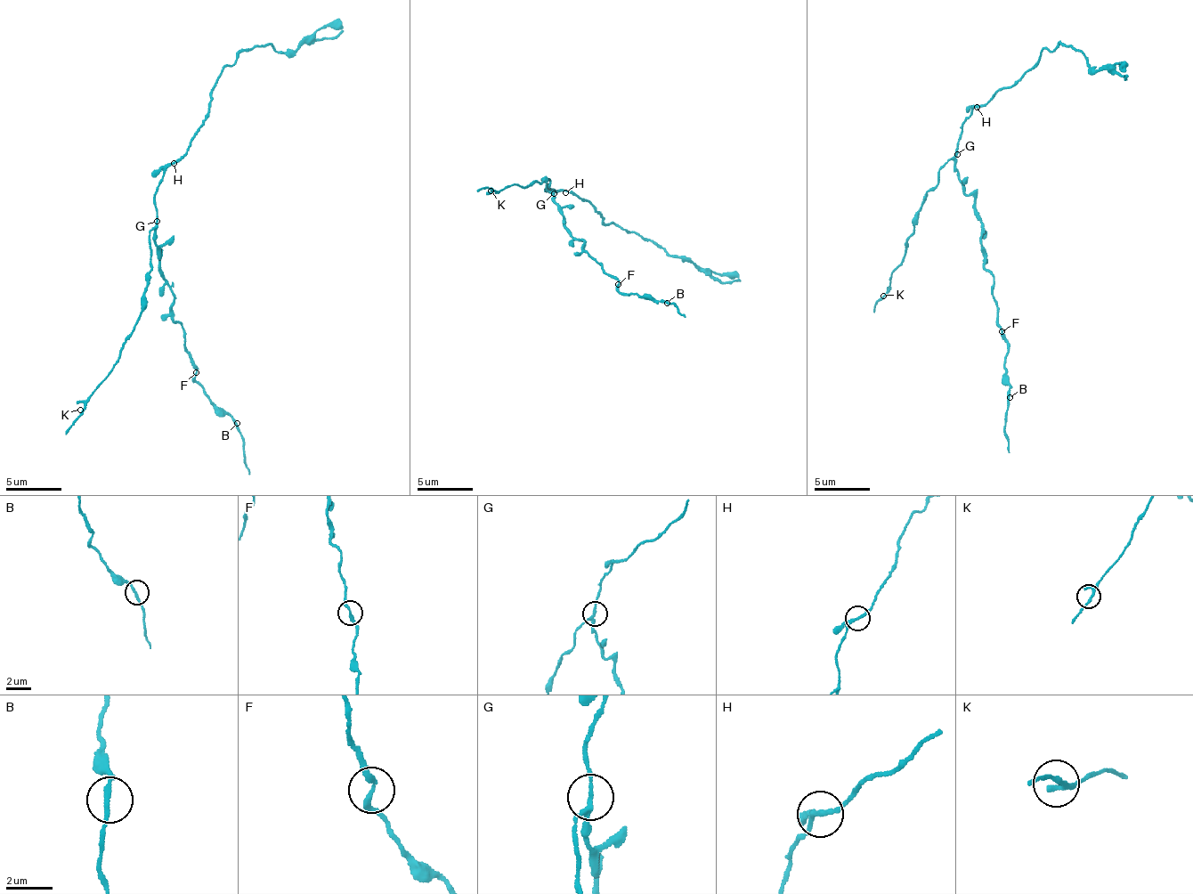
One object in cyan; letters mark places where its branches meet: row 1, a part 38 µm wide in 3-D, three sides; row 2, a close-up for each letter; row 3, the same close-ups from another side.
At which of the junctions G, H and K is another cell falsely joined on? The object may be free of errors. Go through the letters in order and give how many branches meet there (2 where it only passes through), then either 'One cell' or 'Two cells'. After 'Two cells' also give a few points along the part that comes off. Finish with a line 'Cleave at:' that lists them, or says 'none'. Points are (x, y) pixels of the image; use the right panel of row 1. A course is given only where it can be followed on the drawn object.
G: Branches: 3. Two cells. Course of the part to remove: (957, 154), (954, 170), (975, 198), (985, 265), (994, 280), (992, 299), (1008, 345), (1008, 451)
H: Branches: 3. One cell
K: Branches: 3. One cell
Cleave at: G

